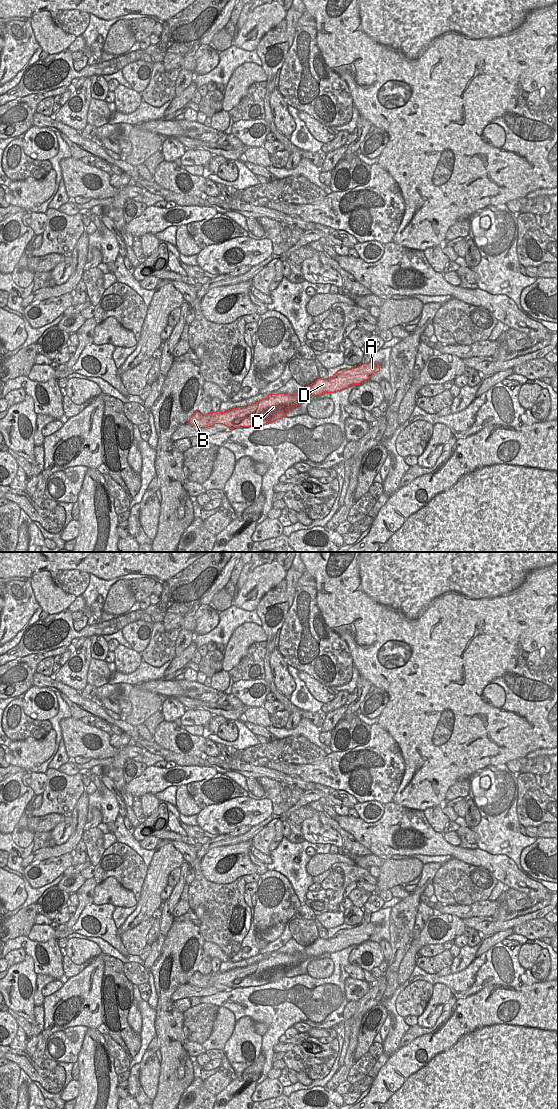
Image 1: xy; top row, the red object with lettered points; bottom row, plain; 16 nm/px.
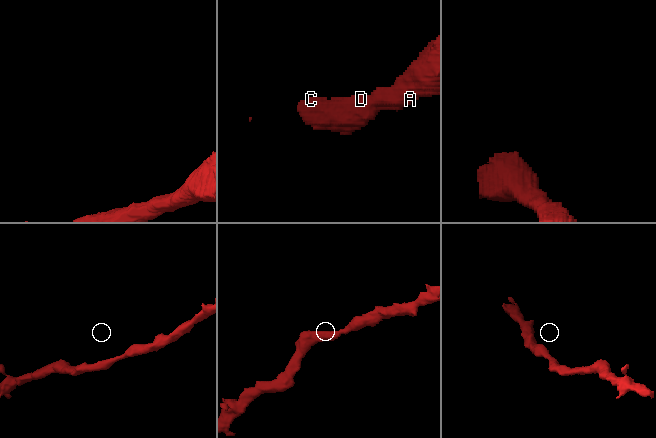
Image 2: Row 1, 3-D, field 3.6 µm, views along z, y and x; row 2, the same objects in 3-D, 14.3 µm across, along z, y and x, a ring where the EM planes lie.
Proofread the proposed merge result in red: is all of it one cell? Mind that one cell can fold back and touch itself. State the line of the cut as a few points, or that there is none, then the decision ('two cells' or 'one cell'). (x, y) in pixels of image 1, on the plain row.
no cut; one cell

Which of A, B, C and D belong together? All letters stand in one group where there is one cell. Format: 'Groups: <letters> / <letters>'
Groups: A B C D.

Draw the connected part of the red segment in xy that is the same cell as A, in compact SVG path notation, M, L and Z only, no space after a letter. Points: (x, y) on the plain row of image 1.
M369 922L352 929L342 929L331 938L318 938L298 954L268 954L267 958L247 967L238 967L226 972L211 972L207 975L202 975L196 971L187 984L200 988L223 984L229 990L232 990L272 983L286 977L290 970L299 966L309 957L320 956L324 953L334 953L351 945L360 945L368 941L374 933L380 931L380 927L381 923Z

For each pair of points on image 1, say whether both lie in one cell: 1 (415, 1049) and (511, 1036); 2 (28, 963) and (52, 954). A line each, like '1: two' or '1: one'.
1: one
2: two

